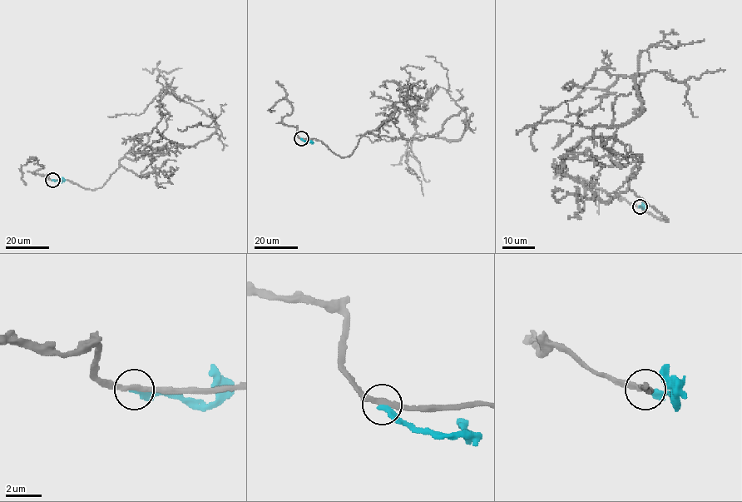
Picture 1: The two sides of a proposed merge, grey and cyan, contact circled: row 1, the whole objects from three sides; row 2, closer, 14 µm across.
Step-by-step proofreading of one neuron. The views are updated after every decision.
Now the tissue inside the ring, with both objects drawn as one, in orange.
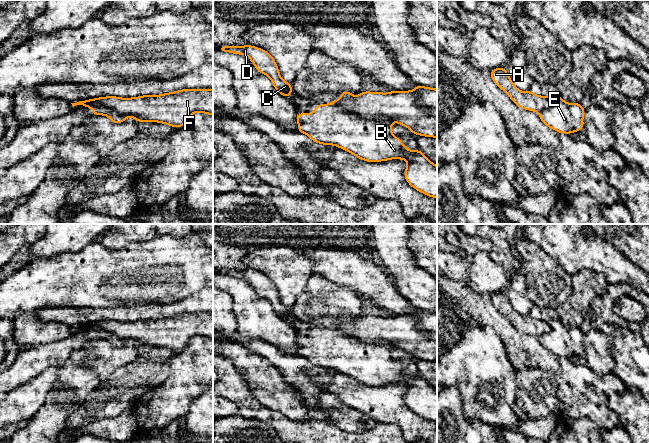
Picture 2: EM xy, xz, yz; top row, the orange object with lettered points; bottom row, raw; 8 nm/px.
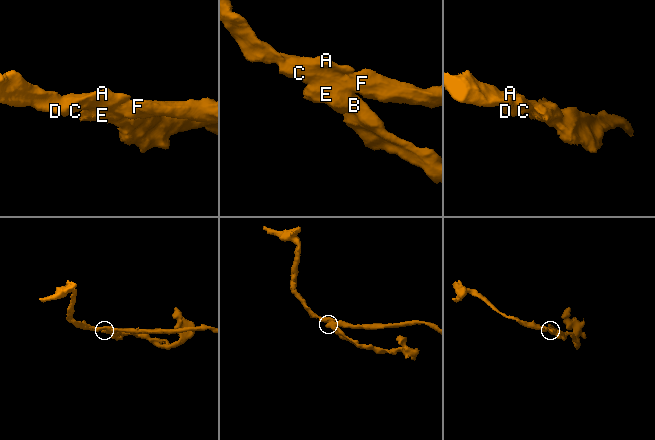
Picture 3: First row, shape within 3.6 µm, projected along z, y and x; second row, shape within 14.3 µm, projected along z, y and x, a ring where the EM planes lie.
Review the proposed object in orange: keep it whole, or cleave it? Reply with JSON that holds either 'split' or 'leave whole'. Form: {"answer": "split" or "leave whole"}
{"answer": "split"}

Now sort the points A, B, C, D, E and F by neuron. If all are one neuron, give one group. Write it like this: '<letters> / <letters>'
A C D F / B E

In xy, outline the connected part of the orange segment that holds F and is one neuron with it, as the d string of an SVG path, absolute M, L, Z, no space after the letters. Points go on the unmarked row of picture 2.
M182 313L161 319L133 322L100 321L71 327L72 330L96 327L141 345L164 347L175 352L183 350L195 336L213 340L213 314Z

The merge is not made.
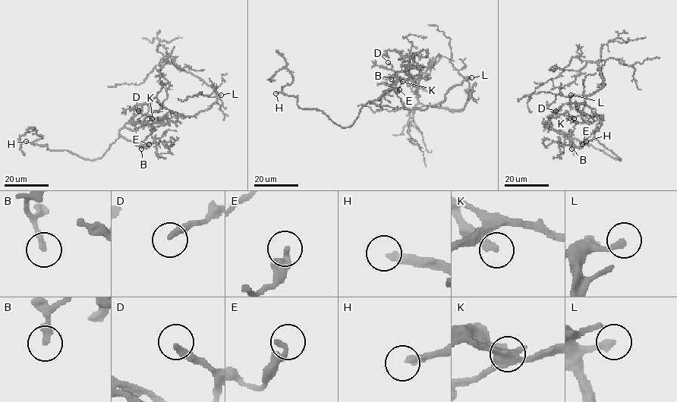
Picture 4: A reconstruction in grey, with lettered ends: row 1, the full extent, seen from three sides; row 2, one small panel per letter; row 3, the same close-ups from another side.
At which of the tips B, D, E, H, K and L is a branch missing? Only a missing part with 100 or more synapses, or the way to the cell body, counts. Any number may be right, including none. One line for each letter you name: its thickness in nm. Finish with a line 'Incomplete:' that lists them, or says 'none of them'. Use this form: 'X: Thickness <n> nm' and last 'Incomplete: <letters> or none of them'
H: Thickness 260 nm
L: Thickness 280 nm
Incomplete: H, L

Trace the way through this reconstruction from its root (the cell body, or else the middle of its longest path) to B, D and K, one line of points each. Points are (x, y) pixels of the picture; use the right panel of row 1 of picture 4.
B: (603, 117), (593, 139), (579, 147), (571, 144), (571, 149)
D: (603, 117), (599, 130), (596, 126), (598, 120), (585, 121), (582, 118), (584, 103), (564, 103), (555, 111)
K: (603, 117), (599, 130), (596, 126), (598, 120), (577, 123), (571, 117), (574, 118)

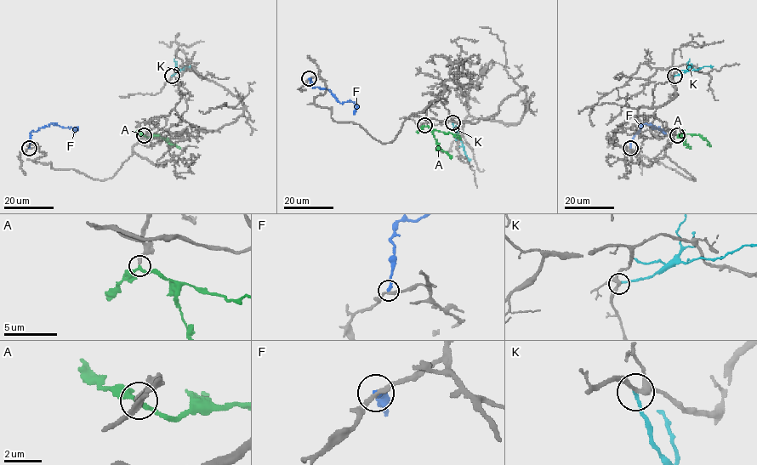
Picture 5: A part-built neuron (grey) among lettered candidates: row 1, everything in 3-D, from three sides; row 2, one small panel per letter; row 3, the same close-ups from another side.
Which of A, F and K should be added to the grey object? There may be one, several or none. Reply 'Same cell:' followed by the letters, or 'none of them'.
Same cell: A

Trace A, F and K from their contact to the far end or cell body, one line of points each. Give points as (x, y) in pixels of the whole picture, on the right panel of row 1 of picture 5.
A: (676, 135), (698, 134), (711, 146)
F: (630, 148), (631, 140), (644, 123), (651, 124), (665, 134)
K: (674, 76), (710, 65)

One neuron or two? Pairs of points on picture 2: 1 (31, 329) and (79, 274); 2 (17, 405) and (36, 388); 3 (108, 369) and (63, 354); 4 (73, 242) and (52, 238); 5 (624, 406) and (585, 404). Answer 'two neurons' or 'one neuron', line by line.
1: two neurons
2: one neuron
3: two neurons
4: one neuron
5: two neurons

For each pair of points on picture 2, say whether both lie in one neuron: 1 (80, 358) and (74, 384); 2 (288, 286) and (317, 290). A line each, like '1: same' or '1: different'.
1: different
2: different

